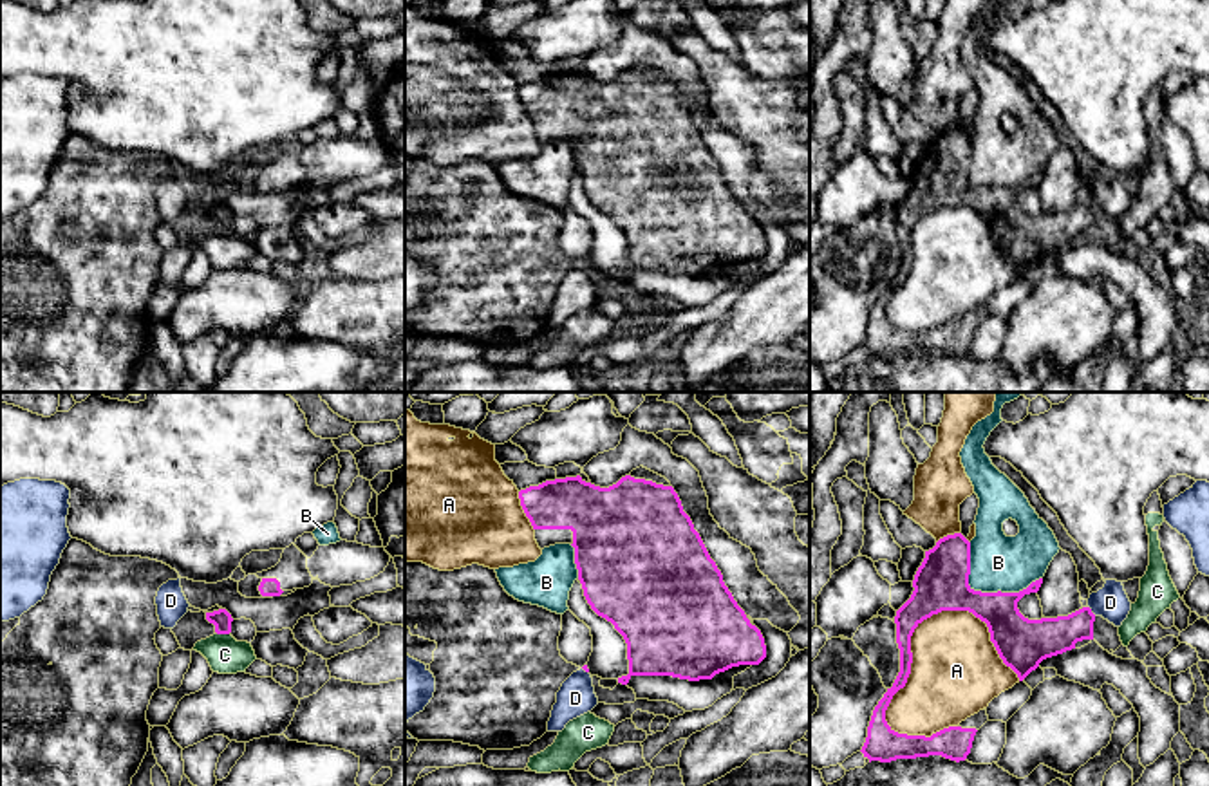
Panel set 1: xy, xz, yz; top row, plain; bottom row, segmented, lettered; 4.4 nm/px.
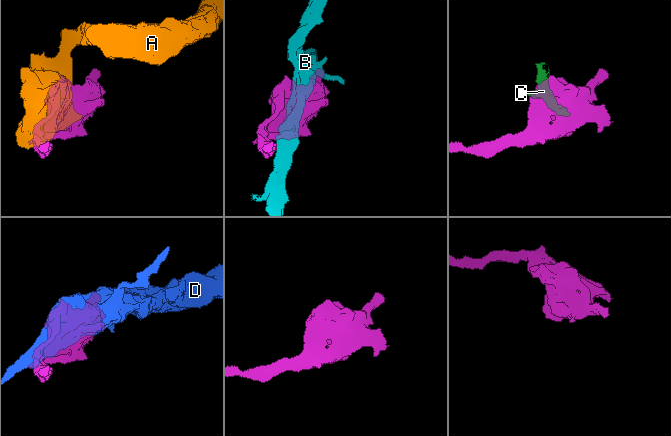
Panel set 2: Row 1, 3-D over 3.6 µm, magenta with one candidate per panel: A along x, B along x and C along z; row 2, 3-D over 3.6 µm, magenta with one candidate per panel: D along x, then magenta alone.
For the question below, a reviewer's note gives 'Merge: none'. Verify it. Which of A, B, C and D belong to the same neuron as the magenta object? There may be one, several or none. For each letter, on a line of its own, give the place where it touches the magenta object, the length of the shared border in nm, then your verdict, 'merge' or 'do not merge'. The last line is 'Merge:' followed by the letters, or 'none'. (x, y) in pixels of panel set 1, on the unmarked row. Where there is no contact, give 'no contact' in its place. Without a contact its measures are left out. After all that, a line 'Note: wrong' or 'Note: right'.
A: yz (933, 208) | 650 nm | do not merge
B: yz (985, 188) | 360 nm | do not merge
C: xy (223, 228) | 60 nm | do not merge
D: yz (1090, 206) | 60 nm | do not merge
Merge: none
Note: right

